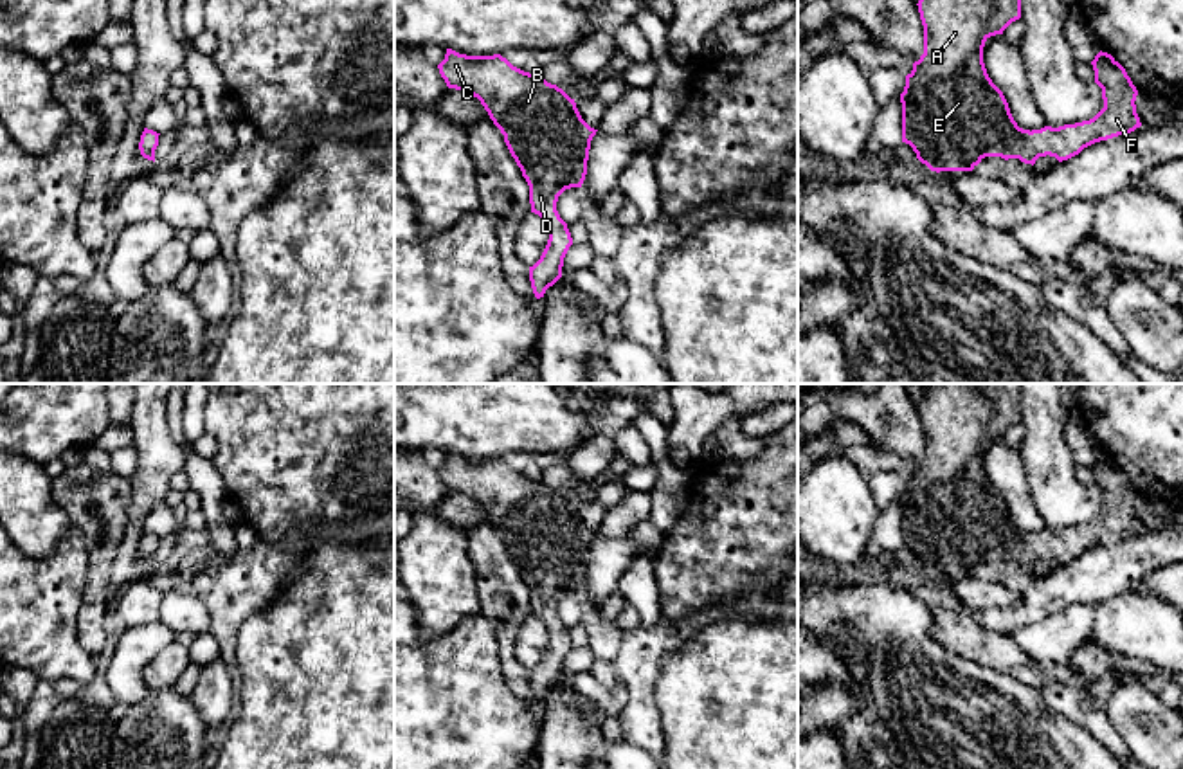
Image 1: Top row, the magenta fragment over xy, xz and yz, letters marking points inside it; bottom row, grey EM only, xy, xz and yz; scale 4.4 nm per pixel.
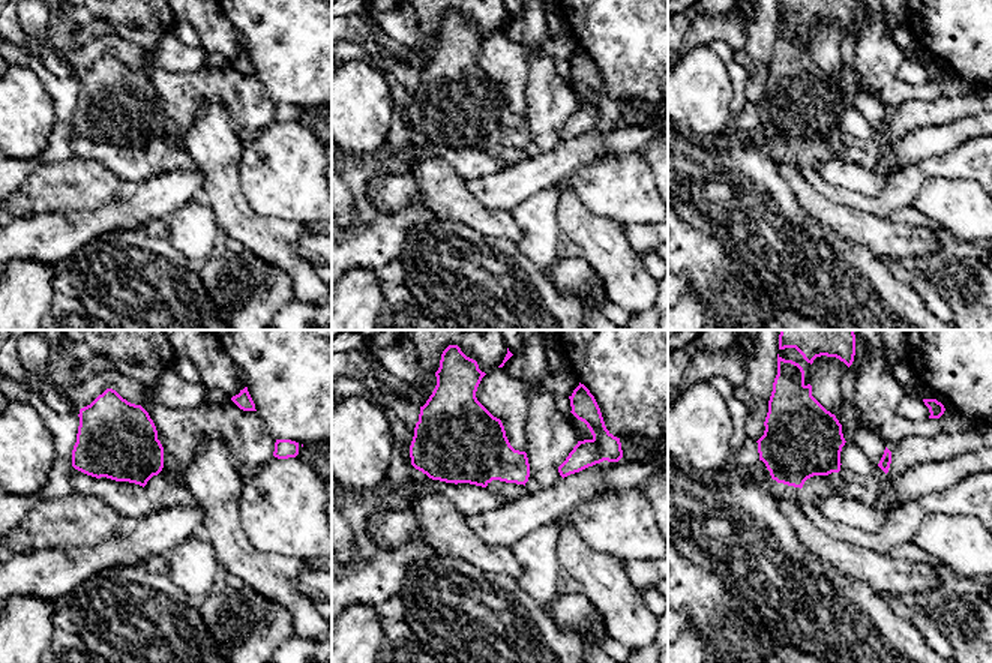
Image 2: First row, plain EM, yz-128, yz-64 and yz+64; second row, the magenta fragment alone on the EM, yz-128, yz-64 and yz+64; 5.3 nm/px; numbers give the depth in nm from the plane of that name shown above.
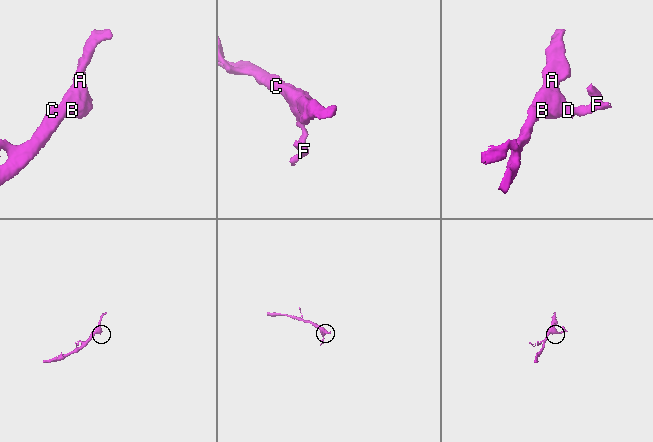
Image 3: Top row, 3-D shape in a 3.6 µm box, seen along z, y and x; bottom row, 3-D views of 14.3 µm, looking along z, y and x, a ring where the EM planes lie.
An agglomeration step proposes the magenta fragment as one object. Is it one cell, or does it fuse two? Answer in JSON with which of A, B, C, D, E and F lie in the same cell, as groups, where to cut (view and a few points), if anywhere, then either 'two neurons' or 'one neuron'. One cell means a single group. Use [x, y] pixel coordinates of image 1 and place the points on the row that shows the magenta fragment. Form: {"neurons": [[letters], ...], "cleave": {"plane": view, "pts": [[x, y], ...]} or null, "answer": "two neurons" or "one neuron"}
{"neurons": [["A", "B", "C", "D", "E", "F"]], "cleave": null, "answer": "one neuron"}

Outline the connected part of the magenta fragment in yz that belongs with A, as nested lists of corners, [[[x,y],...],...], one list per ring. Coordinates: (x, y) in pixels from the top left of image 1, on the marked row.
[[[918,0],[918,13],[924,25],[924,54],[913,63],[900,94],[902,103],[902,142],[909,144],[917,158],[931,171],[972,171],[985,157],[1019,158],[1035,164],[1039,157],[1055,157],[1059,162],[1079,155],[1084,148],[1131,133],[1142,126],[1136,113],[1138,90],[1125,68],[1107,52],[1098,52],[1091,61],[1095,83],[1102,88],[1104,108],[1089,121],[1064,124],[1059,128],[1023,130],[1014,121],[1003,92],[992,83],[983,63],[983,47],[990,36],[1021,18],[1021,0]]]

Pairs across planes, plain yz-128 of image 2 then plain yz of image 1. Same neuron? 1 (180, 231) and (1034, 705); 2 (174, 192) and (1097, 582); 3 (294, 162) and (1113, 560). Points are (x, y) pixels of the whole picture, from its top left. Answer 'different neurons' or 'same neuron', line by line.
1: different neurons
2: same neuron
3: different neurons

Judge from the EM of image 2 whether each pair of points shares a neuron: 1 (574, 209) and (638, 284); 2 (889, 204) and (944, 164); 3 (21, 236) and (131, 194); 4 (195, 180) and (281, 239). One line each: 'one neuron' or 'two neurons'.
1: one neuron
2: one neuron
3: one neuron
4: two neurons

